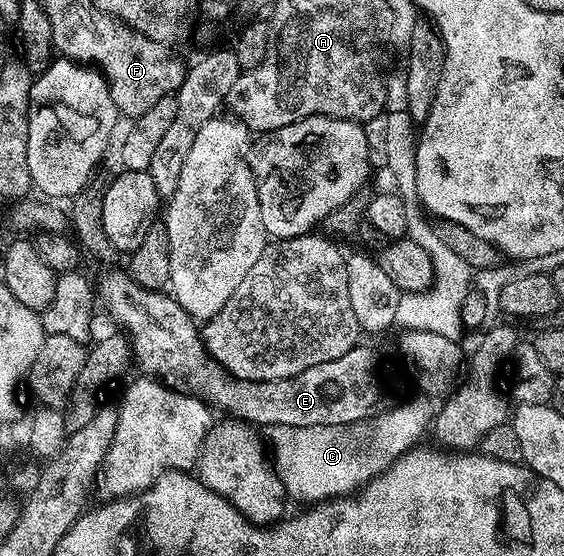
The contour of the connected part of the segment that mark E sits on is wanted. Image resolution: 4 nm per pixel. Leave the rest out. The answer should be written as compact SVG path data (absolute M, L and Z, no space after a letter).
M127 269L108 270L98 282L98 298L104 301L108 314L117 322L119 329L131 341L132 357L135 365L140 365L145 375L155 378L157 382L172 390L188 395L191 399L201 401L214 410L232 412L235 419L252 426L262 425L262 428L286 424L292 427L308 426L352 426L360 420L375 419L388 408L386 399L390 394L380 374L379 356L365 344L358 344L346 355L323 364L316 364L296 377L286 377L280 381L242 382L233 379L227 370L221 367L208 354L204 346L203 335L197 319L178 305L171 293L158 290L143 290L133 278L128 277Z

